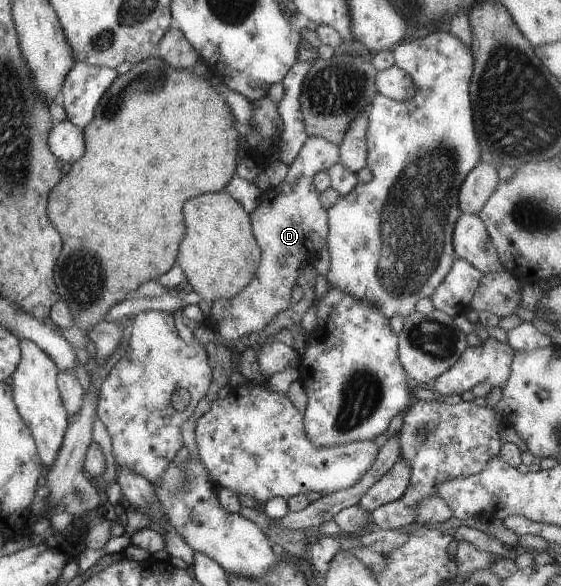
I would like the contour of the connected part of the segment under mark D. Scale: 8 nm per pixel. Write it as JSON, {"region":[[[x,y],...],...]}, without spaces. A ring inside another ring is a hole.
{"region":[[[308,137],[292,164],[288,165],[288,173],[284,176],[284,180],[278,186],[262,191],[258,206],[249,213],[251,230],[261,251],[256,273],[248,285],[234,297],[210,302],[210,313],[203,321],[216,334],[227,340],[231,349],[239,349],[243,342],[250,340],[253,335],[261,331],[274,315],[293,305],[290,290],[296,284],[299,265],[306,256],[314,256],[314,252],[318,256],[318,250],[326,245],[327,211],[320,205],[319,193],[314,189],[312,180],[316,172],[326,170],[337,163],[339,163],[338,145],[331,144],[321,137]]]}

